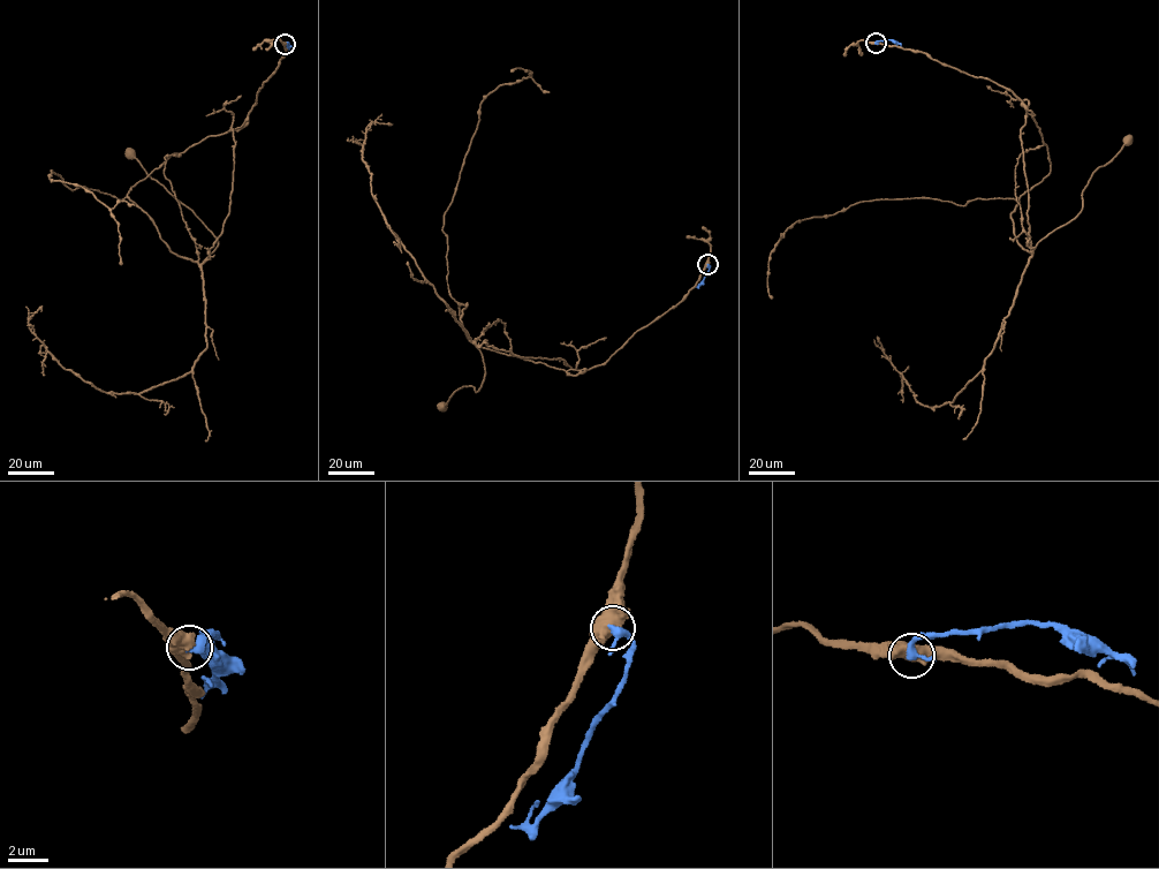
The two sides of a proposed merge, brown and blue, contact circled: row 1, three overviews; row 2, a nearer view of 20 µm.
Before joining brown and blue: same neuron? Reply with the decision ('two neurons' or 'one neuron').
two neurons

